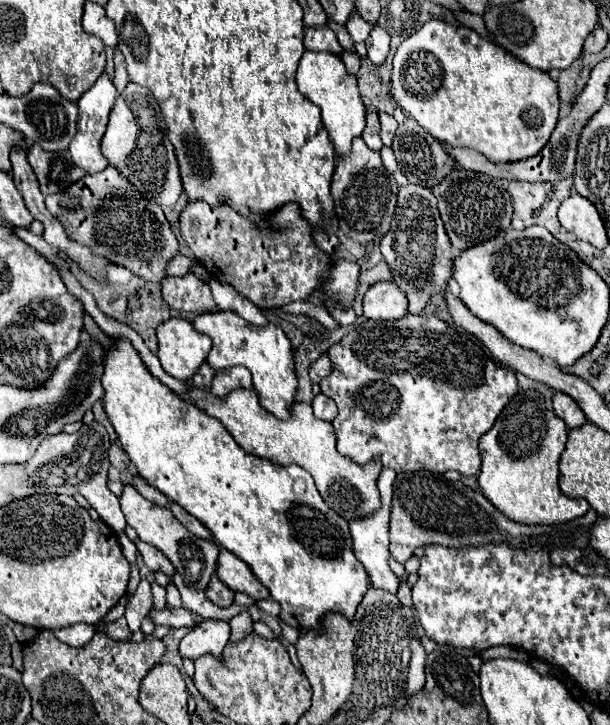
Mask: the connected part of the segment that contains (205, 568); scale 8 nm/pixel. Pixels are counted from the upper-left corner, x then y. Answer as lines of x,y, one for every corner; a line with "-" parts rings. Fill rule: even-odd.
126,484
122,490
120,508
126,516
128,526
132,526
138,532
138,538
164,552
168,560
174,564
176,572
182,576
186,586
200,584
200,574
202,574
202,590
206,588
212,572
216,570
216,556
220,552
220,546
216,542
194,538
194,534
188,528
184,528
168,508
160,508
154,502
148,502
132,484

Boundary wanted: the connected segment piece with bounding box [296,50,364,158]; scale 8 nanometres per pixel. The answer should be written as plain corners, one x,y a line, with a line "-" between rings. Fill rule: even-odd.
304,52
296,72
296,84
300,94
304,94
310,102
314,102
322,110
322,122
328,130
328,138
334,146
334,154
344,158
352,150
352,140
362,136
364,130
364,104
358,94
356,78
348,76
344,62
328,52

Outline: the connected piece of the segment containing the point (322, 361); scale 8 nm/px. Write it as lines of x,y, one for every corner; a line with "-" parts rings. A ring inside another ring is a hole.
322,354
312,366
310,366
310,378
312,382
320,382
322,378
326,378
332,372
332,362
328,354

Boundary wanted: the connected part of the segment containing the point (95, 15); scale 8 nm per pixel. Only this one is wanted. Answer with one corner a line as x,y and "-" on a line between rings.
86,2
84,4
84,16
82,16
82,28
88,34
98,36
106,48
116,48
118,44
118,34
116,28
112,24
112,20
108,20
106,12
102,6

